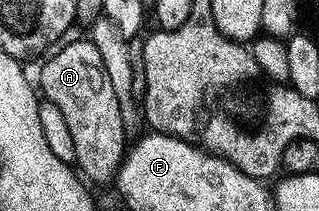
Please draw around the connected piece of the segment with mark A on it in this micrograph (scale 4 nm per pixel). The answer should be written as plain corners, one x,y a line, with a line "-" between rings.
82,37
67,47
61,47
59,46
59,51
55,50
49,56
51,59
43,65
42,72
38,79
36,78
37,86
45,102
56,105
56,109
64,113
64,121
68,124
72,141
76,144
74,163
77,170
91,184
113,184
118,178
118,170
122,168
122,160
128,150
128,127
122,122
120,105
116,101
115,91
112,90
112,81
108,81
108,73
104,73
100,52
89,38

